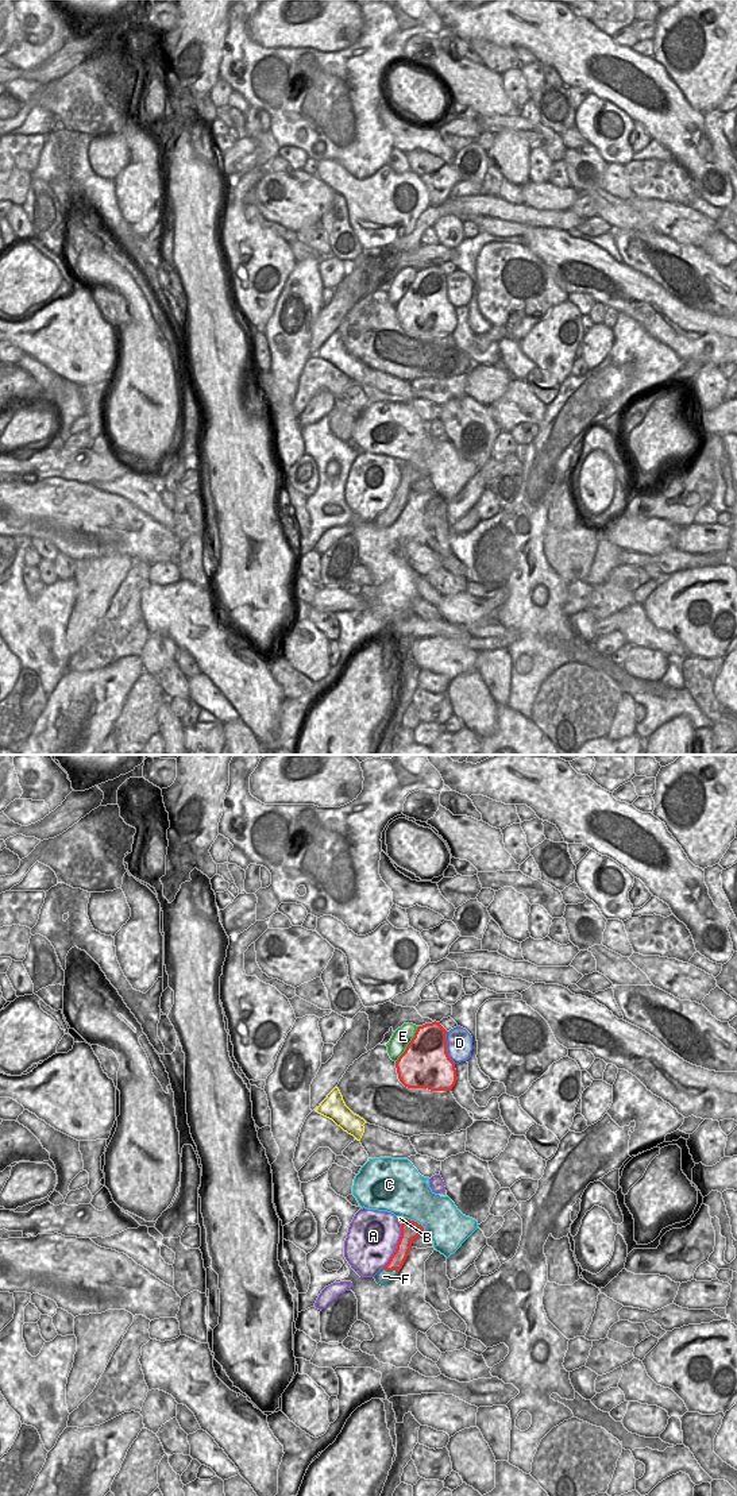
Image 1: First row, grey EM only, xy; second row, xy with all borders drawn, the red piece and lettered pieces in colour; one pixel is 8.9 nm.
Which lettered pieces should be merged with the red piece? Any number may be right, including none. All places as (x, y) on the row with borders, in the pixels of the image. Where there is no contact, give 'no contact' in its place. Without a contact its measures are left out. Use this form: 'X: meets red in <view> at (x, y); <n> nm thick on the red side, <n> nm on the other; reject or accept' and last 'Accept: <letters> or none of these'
A: meets red in xy at (397, 1245); 170 nm thick on the red side, 460 nm on the other; reject
B: meets red in xy at (404, 1221); 170 nm thick on the red side, 50 nm on the other; reject
C: meets red in xy at (416, 1222); 170 nm thick on the red side, 400 nm on the other; reject
D: meets red in xy at (446, 1048); 440 nm thick on the red side, 240 nm on the other; reject
E: meets red in xy at (408, 1044); 440 nm thick on the red side, 170 nm on the other; reject
F: meets red in xy at (390, 1269); 130 nm thick on the red side, 130 nm on the other; accept
Accept: F

